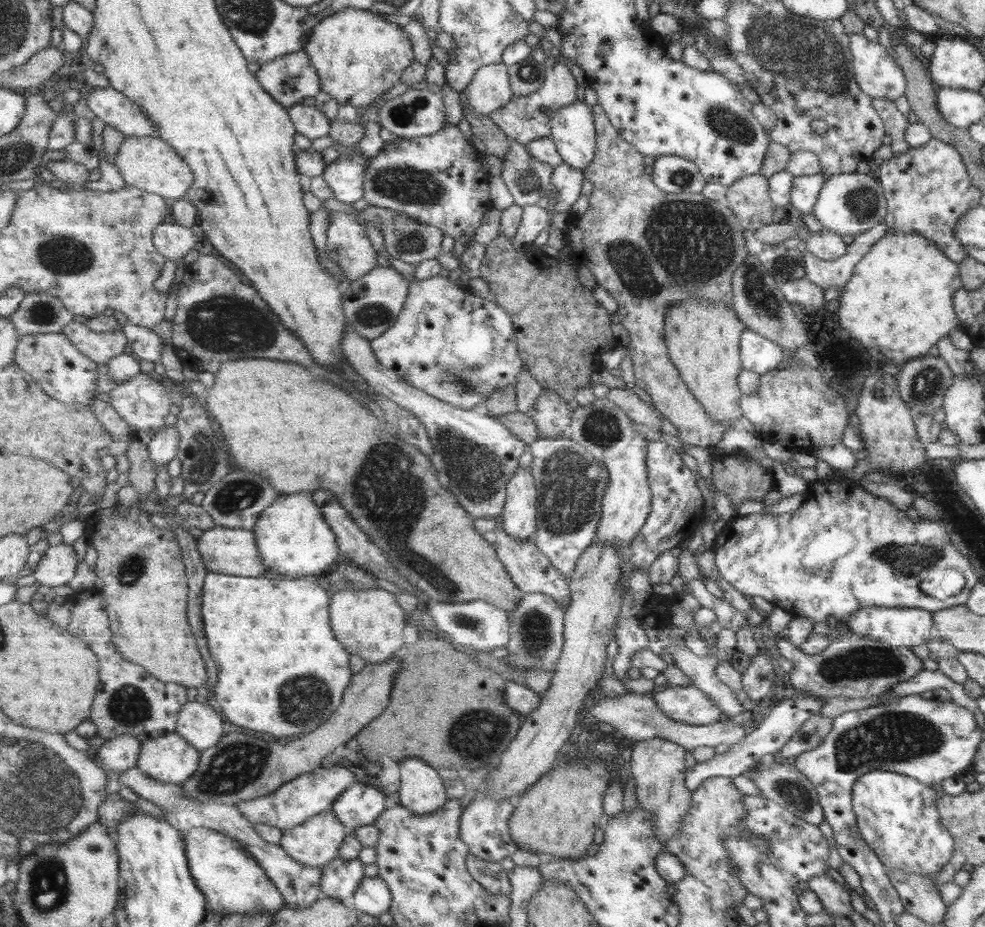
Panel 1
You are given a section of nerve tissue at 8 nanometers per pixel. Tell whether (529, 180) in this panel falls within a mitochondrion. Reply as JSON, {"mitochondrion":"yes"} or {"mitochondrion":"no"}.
{"mitochondrion":"yes"}

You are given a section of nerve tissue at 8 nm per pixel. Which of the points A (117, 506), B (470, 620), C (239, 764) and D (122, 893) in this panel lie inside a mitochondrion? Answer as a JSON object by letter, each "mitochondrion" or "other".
{"A":"other","B":"mitochondrion","C":"mitochondrion","D":"other"}

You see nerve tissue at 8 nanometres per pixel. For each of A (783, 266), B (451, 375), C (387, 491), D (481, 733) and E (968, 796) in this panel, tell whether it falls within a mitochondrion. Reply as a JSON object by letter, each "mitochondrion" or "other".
{"A":"mitochondrion","B":"mitochondrion","C":"mitochondrion","D":"mitochondrion","E":"other"}

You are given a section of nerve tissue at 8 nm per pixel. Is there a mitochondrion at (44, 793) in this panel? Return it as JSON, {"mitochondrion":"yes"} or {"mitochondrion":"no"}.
{"mitochondrion":"yes"}

